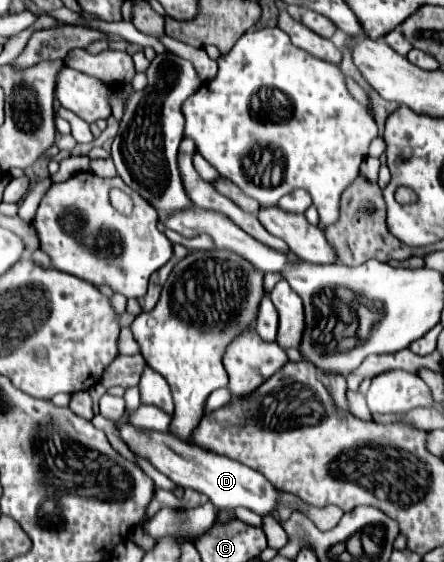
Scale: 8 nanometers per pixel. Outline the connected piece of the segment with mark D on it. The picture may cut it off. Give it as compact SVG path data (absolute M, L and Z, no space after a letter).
M124 421L118 423L118 429L120 429L122 439L134 453L152 461L152 465L160 473L170 477L176 485L184 489L190 487L198 493L204 493L214 507L228 509L228 511L232 511L234 507L246 507L262 517L278 515L280 491L266 477L262 477L260 471L254 471L238 461L226 459L224 455L214 455L212 451L204 451L196 445L190 445L178 439L176 435L156 435L156 431L144 433L144 431L134 429L132 423L124 423Z

